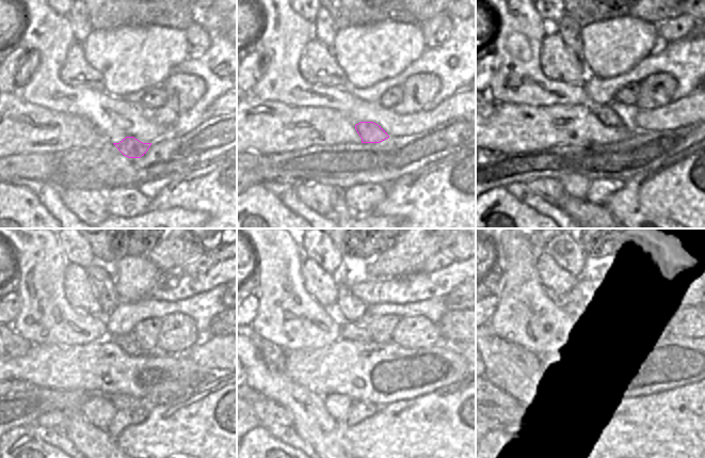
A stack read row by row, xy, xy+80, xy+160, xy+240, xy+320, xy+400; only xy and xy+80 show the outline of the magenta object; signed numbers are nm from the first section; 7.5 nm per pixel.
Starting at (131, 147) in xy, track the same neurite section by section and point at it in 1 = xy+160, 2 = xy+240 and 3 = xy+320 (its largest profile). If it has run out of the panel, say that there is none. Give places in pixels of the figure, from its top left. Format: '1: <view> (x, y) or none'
1: xy+160 (604, 112)
2: xy+240 (127, 342)
3: xy+320 (353, 331)

